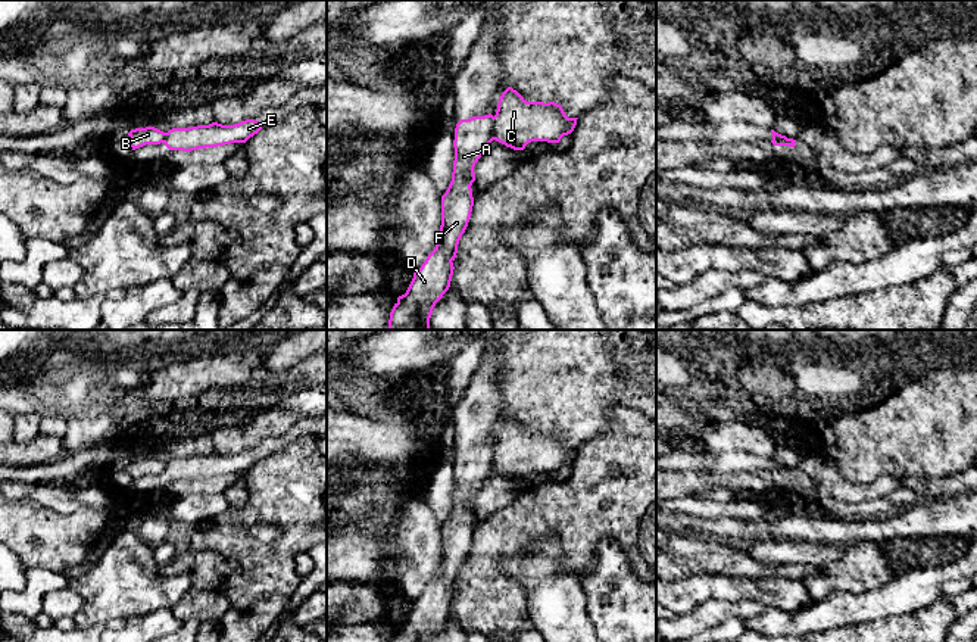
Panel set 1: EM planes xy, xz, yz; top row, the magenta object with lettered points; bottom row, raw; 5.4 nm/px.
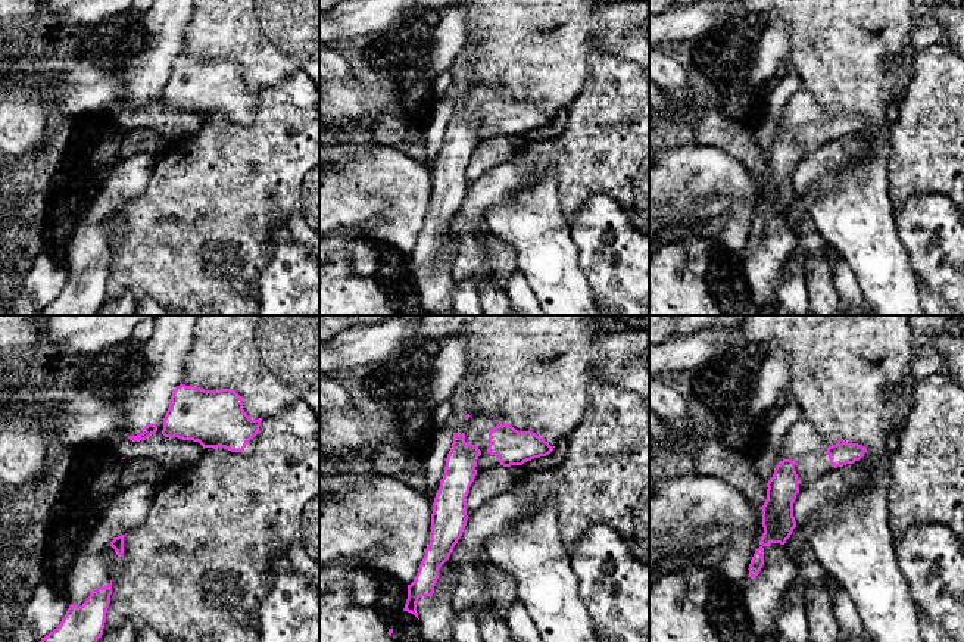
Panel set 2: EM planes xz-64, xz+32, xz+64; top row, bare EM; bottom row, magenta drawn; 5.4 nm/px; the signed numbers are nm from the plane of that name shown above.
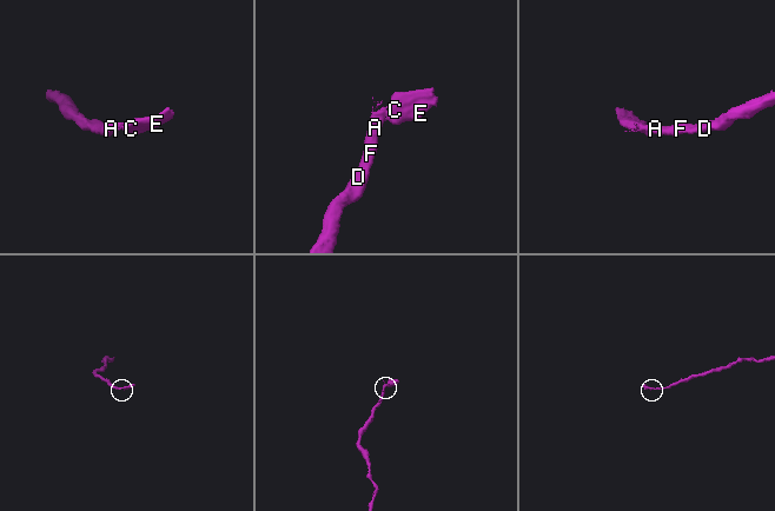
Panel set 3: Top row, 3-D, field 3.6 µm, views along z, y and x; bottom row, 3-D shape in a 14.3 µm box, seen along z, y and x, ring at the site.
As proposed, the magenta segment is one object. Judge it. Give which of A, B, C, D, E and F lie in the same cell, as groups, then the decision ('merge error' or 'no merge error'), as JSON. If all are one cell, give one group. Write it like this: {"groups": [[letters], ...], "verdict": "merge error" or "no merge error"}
{"groups": [["A", "B", "D", "F"], ["C", "E"]], "verdict": "merge error"}

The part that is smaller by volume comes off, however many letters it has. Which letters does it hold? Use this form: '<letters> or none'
C, E

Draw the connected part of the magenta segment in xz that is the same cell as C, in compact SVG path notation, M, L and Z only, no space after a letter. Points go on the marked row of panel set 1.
M508 87L497 103L493 140L514 150L524 150L531 141L559 143L574 131L578 118L568 118L555 102L527 102Z

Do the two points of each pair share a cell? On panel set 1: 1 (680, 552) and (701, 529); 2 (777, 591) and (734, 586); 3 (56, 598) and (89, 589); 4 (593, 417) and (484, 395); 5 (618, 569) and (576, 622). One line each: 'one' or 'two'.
1: two
2: one
3: two
4: two
5: two

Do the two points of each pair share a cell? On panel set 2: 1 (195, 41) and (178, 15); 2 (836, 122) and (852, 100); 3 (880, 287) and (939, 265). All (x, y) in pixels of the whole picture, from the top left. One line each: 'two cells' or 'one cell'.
1: two cells
2: two cells
3: two cells

